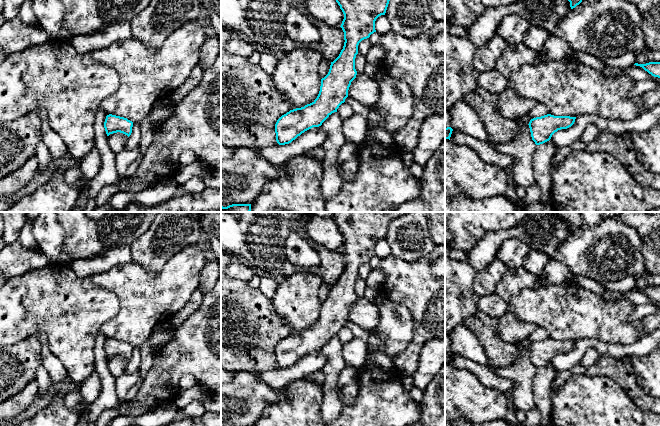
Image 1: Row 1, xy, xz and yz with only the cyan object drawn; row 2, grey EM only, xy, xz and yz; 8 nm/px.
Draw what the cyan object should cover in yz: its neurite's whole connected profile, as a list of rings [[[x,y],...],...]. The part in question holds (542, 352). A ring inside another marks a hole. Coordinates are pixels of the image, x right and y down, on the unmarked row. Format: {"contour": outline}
{"contour": [[[551,338],[533,342],[528,348],[532,364],[536,369],[543,368],[549,365],[558,354],[571,351],[575,343],[576,341],[554,340]]]}

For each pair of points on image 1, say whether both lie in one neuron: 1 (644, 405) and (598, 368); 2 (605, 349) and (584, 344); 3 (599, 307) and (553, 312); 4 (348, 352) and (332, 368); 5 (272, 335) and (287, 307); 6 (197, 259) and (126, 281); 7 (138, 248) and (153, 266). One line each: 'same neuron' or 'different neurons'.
1: same neuron
2: same neuron
3: same neuron
4: different neurons
5: different neurons
6: same neuron
7: same neuron

